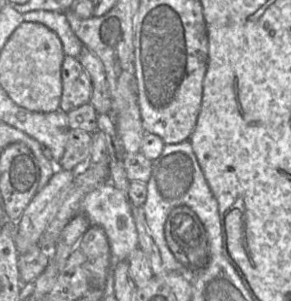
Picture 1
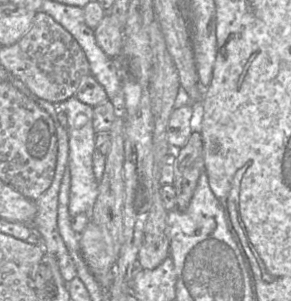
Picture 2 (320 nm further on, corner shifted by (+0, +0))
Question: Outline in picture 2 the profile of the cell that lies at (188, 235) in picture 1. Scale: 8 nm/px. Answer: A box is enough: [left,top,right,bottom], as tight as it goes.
[175,131,205,211]

